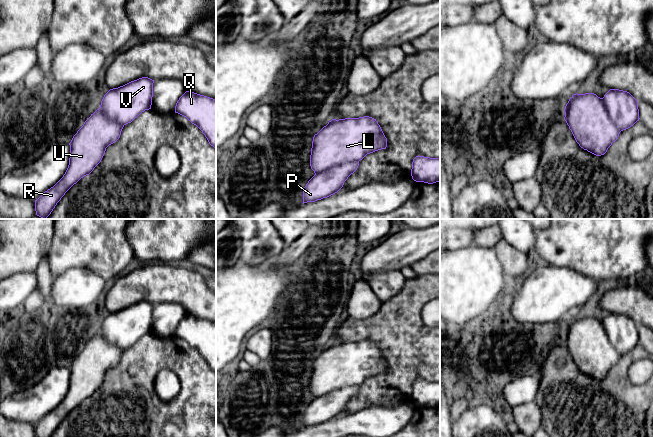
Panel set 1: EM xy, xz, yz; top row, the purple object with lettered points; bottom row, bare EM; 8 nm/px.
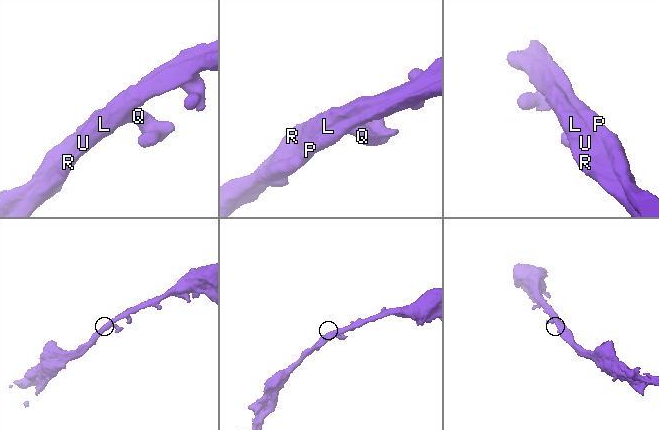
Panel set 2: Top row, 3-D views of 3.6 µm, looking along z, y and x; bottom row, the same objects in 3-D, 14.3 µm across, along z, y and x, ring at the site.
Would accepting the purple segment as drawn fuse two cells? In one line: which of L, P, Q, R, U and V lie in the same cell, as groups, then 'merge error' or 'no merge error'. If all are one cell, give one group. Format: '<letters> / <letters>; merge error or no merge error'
L Q R U / P V; merge error

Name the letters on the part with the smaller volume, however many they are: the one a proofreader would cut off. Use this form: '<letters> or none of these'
P, V

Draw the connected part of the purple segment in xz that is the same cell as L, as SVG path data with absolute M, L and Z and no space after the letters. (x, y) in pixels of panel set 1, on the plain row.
M369 340L332 343L313 361L310 390L316 398L346 386L360 385L367 378L386 371L387 362L376 343Z

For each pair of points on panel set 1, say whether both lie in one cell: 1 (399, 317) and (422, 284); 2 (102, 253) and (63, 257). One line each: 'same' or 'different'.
1: same
2: same

